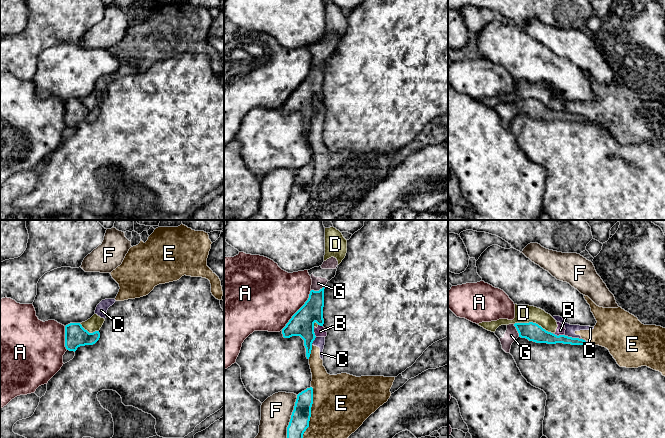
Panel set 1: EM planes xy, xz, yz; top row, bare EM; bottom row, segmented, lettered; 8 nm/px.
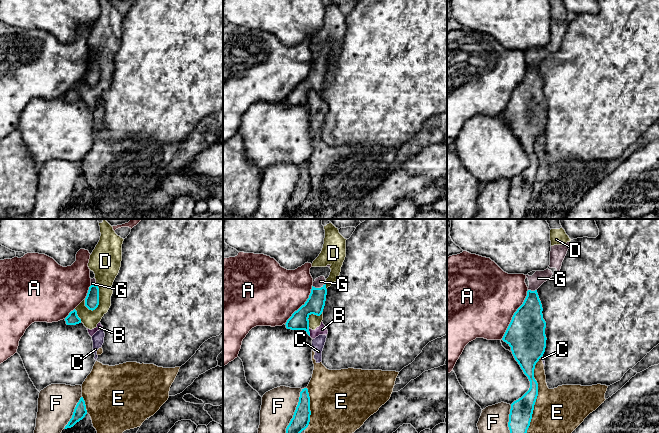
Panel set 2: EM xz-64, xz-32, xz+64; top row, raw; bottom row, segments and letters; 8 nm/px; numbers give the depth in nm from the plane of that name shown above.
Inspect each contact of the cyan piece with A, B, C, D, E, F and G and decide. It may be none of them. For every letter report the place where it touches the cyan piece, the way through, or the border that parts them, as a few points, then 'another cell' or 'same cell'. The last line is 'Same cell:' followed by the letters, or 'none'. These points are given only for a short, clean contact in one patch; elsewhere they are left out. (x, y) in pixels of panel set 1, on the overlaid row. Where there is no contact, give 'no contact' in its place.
A: xz (298, 310) | another cell
B: yz (559, 335) | along yz (552, 333), (564, 335) | another cell
C: yz (577, 338) | along yz (564, 335), (584, 339), (590, 344) | another cell
D: yz (532, 322) | along yz (514, 323), (535, 322), (552, 333) | another cell
E: xz (310, 412) | another cell
F: xz (291, 416) | another cell
G: xz (317, 291) | across xz (312, 311), (317, 291), (318, 283) | same cell
Same cell: G

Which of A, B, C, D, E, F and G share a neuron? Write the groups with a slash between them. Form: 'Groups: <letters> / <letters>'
Groups: A / B C D E / F / G

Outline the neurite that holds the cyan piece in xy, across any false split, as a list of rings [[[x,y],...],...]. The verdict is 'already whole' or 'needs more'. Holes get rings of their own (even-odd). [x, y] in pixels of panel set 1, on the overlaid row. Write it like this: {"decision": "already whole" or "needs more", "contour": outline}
{"decision": "already whole", "contour": [[[70,323],[65,326],[65,347],[69,351],[75,352],[80,346],[93,345],[99,338],[99,331],[89,333],[80,323]]]}

